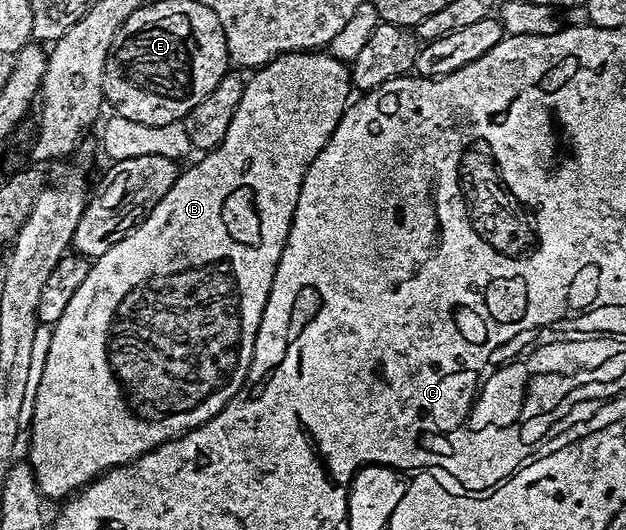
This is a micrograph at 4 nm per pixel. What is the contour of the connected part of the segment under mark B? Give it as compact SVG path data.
M298 50L295 52L284 52L275 57L273 60L268 60L254 73L255 76L246 81L243 85L243 93L241 100L229 122L229 128L225 130L225 136L215 148L210 149L192 168L184 167L179 173L179 177L173 186L169 186L169 192L163 198L155 201L151 205L148 213L143 220L133 231L127 233L125 238L121 238L121 242L117 242L109 250L105 250L105 254L94 257L89 274L85 274L85 282L81 282L81 286L77 286L77 294L73 294L73 298L69 298L69 306L65 306L65 314L61 314L61 318L50 329L51 341L47 344L47 357L43 360L43 373L39 376L39 389L35 392L35 413L31 416L31 457L29 463L31 471L35 474L35 479L38 483L40 493L44 497L63 496L67 498L76 490L82 489L84 486L91 483L97 476L102 476L103 473L111 468L120 468L123 464L130 464L132 460L136 460L138 456L145 455L146 452L151 452L158 444L164 444L166 440L173 440L176 436L181 436L188 432L190 428L195 428L199 424L205 423L209 418L213 418L218 412L228 403L233 397L239 393L239 388L243 385L244 373L240 370L247 369L253 358L253 346L255 345L255 335L259 329L261 322L261 314L265 308L265 302L269 296L273 274L277 270L277 262L281 258L281 250L287 241L287 235L291 229L291 219L295 213L297 206L297 198L301 194L301 182L305 178L308 166L313 162L313 158L317 158L317 154L321 154L321 150L329 142L329 138L333 134L333 130L339 125L339 119L343 113L347 111L349 97L347 95L353 92L351 82L351 73L346 63L342 64L335 56L326 56L326 51L323 50Z

